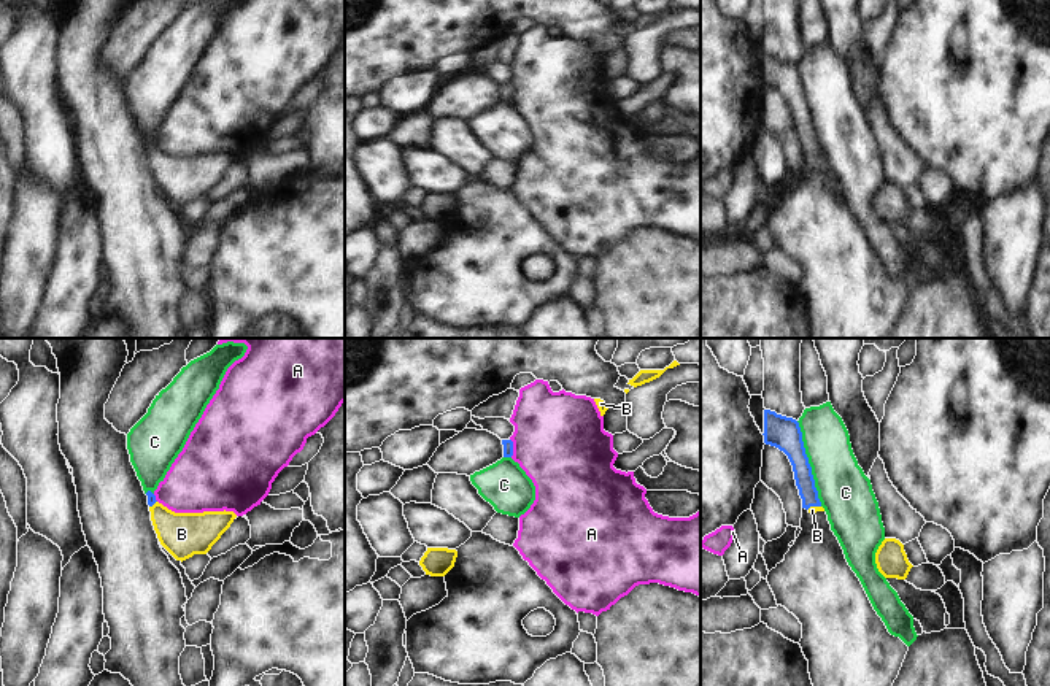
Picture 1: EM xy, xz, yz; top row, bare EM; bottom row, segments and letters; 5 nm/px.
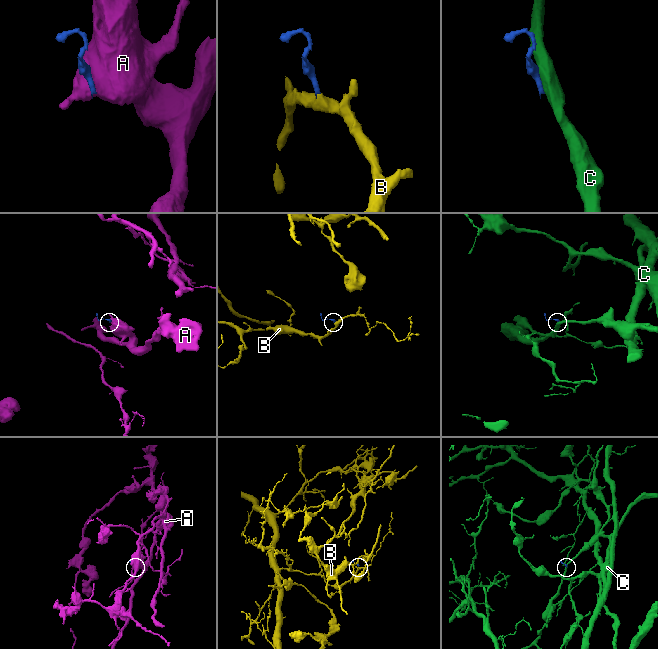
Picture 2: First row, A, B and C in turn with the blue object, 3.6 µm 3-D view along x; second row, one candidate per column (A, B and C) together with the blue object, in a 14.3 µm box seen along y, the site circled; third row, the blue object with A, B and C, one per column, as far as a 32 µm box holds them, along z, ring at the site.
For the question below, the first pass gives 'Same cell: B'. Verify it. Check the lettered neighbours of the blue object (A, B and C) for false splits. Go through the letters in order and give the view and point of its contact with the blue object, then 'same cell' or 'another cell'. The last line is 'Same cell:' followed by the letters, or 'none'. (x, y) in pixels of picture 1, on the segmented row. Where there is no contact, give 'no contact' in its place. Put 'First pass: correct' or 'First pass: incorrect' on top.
First pass: correct
A: xz (512, 448) | another cell
B: yz (814, 505) | same cell
C: yz (809, 464) | another cell
Same cell: B

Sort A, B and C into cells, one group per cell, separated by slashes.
A / B / C

